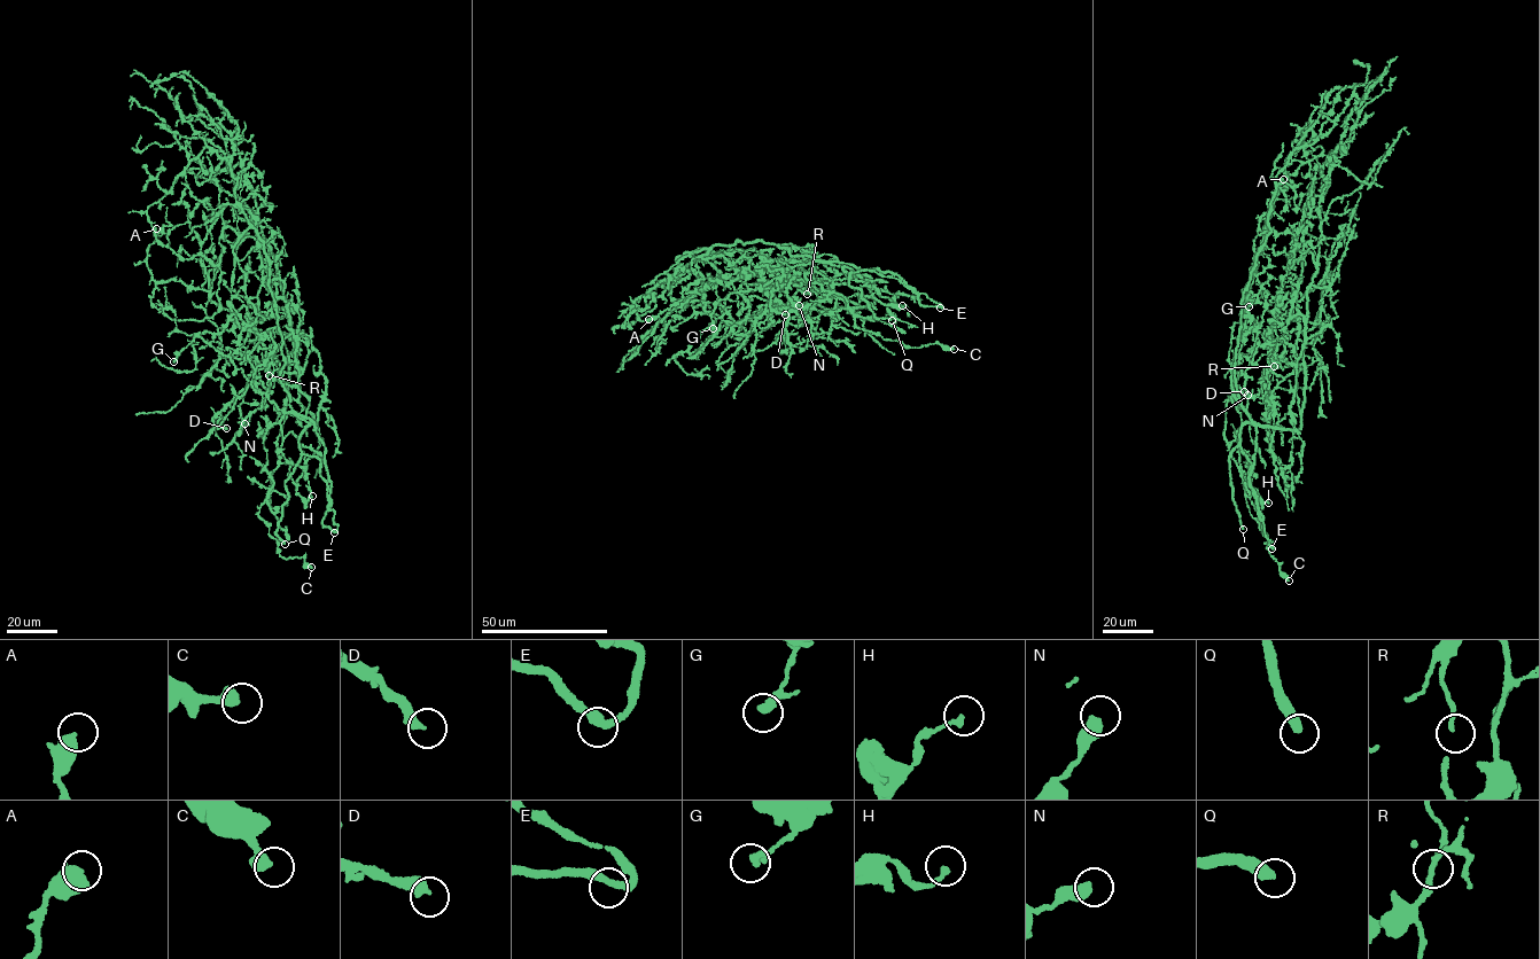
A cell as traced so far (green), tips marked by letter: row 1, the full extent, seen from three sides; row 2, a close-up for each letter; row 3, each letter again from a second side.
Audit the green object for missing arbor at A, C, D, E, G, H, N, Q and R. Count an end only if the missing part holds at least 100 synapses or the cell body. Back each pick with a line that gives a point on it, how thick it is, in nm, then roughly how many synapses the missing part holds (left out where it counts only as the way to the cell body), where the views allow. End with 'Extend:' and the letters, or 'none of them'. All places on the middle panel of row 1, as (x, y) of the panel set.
Q: place (892, 320); calibre 400 nm
Extend: Q

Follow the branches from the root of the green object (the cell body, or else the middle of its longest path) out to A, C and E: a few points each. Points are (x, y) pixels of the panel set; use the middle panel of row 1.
A: (853, 271), (793, 256), (787, 248), (759, 239), (717, 243), (692, 259), (692, 270), (704, 279), (648, 319)
C: (853, 271), (817, 260), (804, 275), (846, 298), (857, 327), (907, 347), (938, 342), (954, 349)
E: (853, 271), (844, 269), (848, 273), (868, 270), (896, 278), (915, 293), (924, 294), (942, 305), (940, 308)

